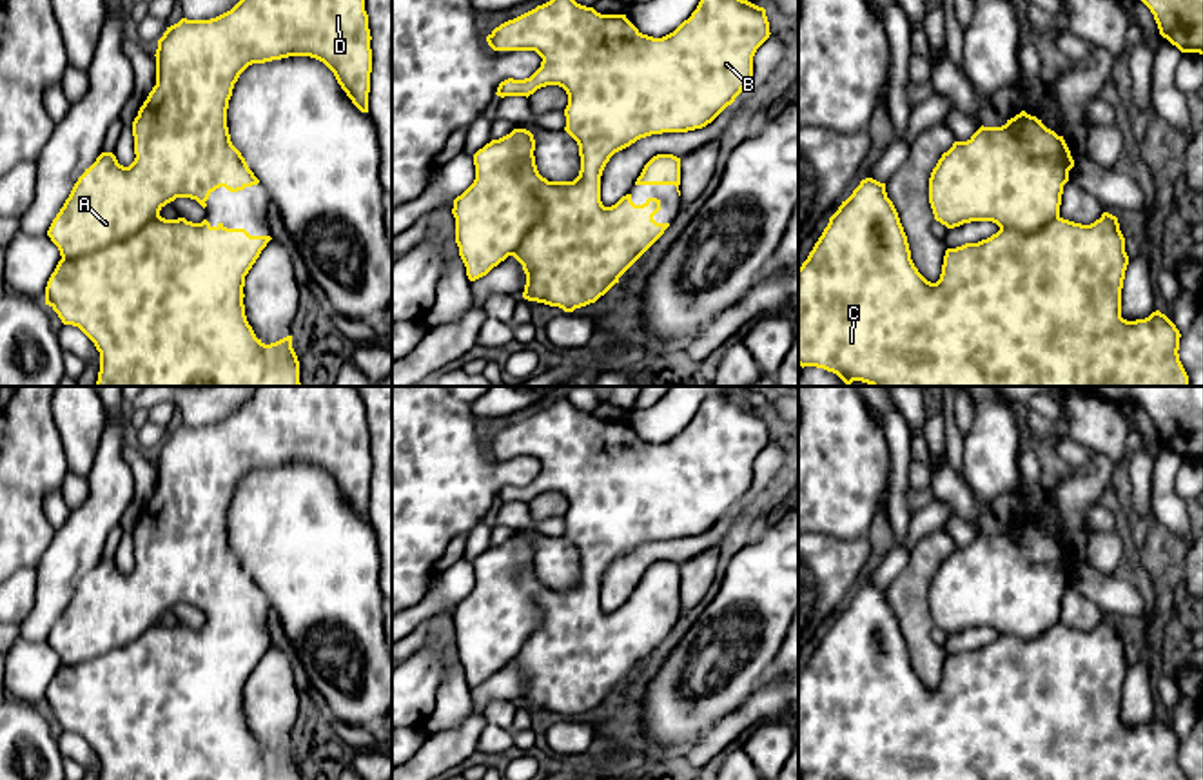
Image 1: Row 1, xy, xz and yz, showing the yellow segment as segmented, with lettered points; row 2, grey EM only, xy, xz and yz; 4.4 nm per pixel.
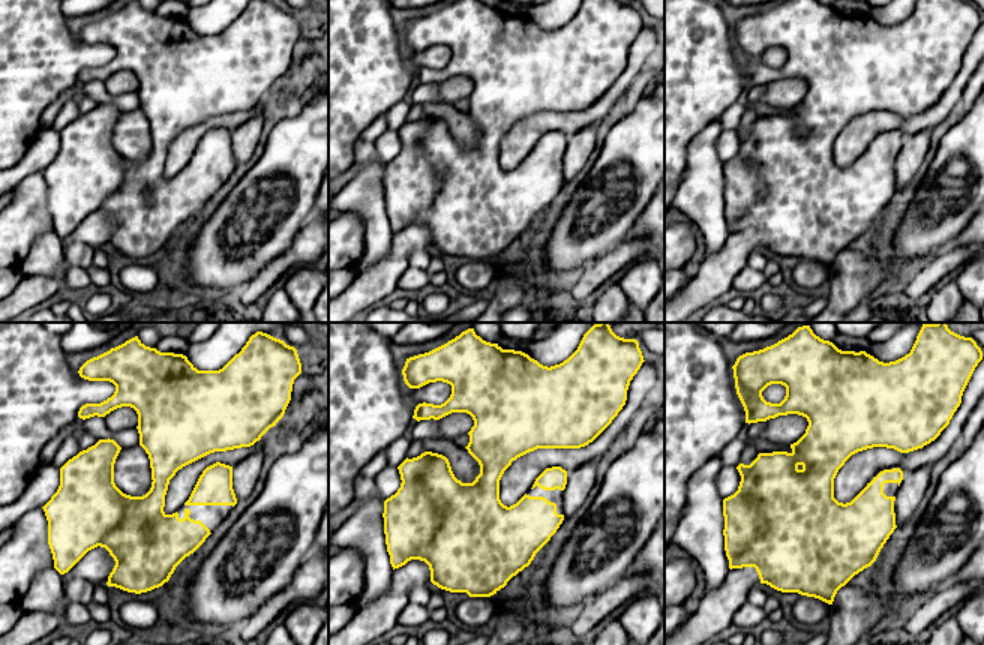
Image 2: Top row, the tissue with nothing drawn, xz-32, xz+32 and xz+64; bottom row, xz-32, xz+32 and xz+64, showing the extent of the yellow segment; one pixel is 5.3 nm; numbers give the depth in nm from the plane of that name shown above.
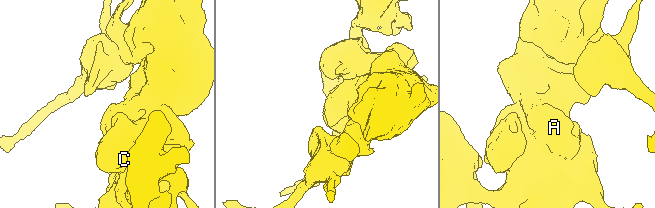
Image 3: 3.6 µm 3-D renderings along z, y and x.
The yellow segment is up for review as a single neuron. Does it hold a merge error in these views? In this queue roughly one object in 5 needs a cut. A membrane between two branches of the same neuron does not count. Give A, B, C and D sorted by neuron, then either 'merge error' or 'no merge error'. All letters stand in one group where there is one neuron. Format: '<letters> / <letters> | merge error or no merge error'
A B C D | no merge error

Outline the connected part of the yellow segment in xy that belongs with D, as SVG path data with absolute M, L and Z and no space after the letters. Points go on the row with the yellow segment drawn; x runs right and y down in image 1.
M240 0L230 11L210 20L187 20L167 27L158 40L156 49L156 85L138 111L132 122L134 136L134 161L129 167L118 163L112 152L102 152L96 161L74 183L64 207L53 219L47 236L58 247L62 259L51 274L45 287L45 305L49 305L64 325L78 327L100 352L100 372L96 386L301 386L299 361L292 348L292 336L276 343L265 345L256 337L245 316L243 287L245 276L259 258L261 250L272 239L270 236L250 236L245 229L227 229L223 223L212 227L207 219L201 223L187 221L185 218L165 219L160 210L176 198L196 200L203 209L209 196L225 187L230 192L243 190L245 187L258 185L259 180L249 169L241 152L232 145L227 127L227 109L232 96L234 83L240 74L252 63L265 63L289 56L310 56L323 62L336 76L341 89L361 111L368 112L370 73L372 73L372 49L370 49L368 15L365 0Z

